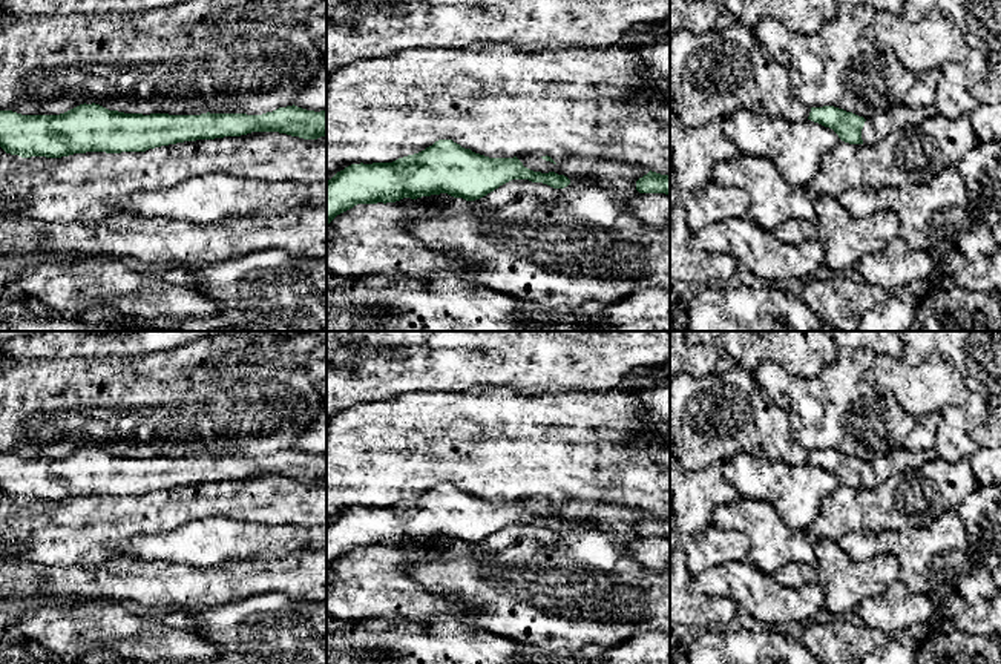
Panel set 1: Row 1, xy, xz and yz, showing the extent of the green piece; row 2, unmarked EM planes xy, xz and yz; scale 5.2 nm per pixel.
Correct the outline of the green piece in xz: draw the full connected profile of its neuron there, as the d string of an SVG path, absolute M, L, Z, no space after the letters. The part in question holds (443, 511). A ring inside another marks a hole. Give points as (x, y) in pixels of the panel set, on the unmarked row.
M452 483L392 506L351 508L327 524L327 567L357 547L395 546L403 541L448 537L475 544L512 523L564 532L570 523L555 515L533 515L514 501L489 501Z

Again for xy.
M80 448L60 459L0 454L0 491L21 501L61 501L86 495L146 495L196 483L279 475L304 483L327 482L327 454L297 449L262 459L247 457L124 457L100 448Z

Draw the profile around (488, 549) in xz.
M512 523L486 540L466 544L463 541L455 541L449 549L441 549L437 552L445 561L449 558L471 558L471 560L494 560L506 547L510 547L521 540L540 538L543 543L555 544L558 537L553 531L543 526L532 526L529 523Z

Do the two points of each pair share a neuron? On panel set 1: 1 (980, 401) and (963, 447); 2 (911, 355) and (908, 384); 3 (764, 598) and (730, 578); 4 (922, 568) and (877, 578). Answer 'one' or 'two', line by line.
1: one
2: two
3: one
4: two

